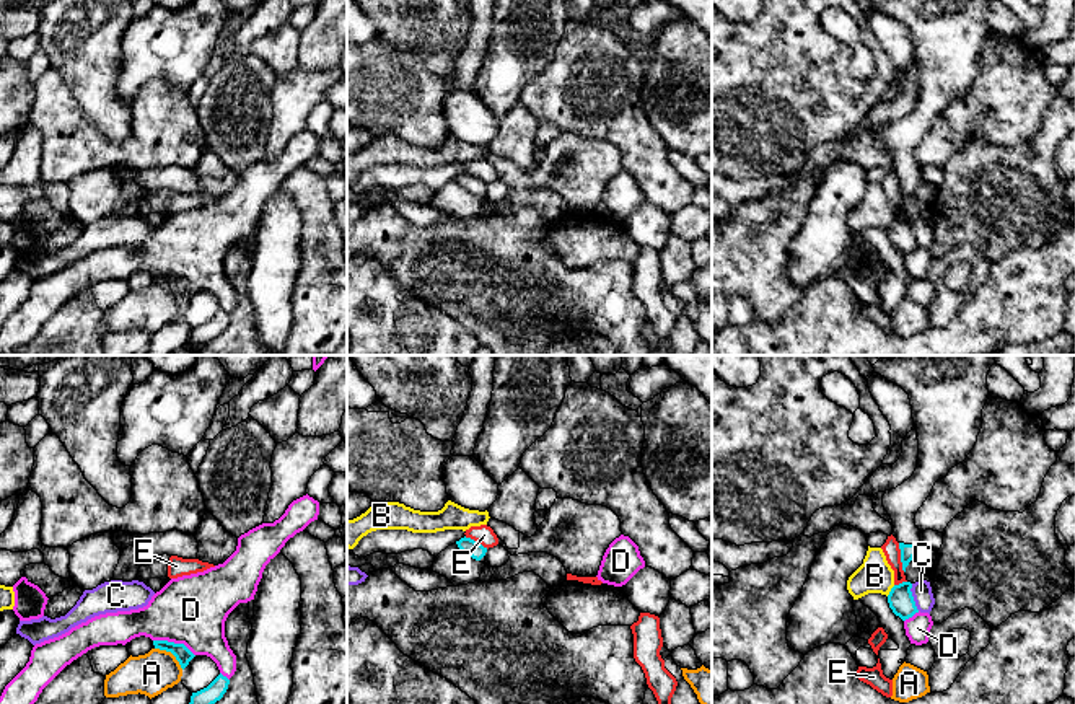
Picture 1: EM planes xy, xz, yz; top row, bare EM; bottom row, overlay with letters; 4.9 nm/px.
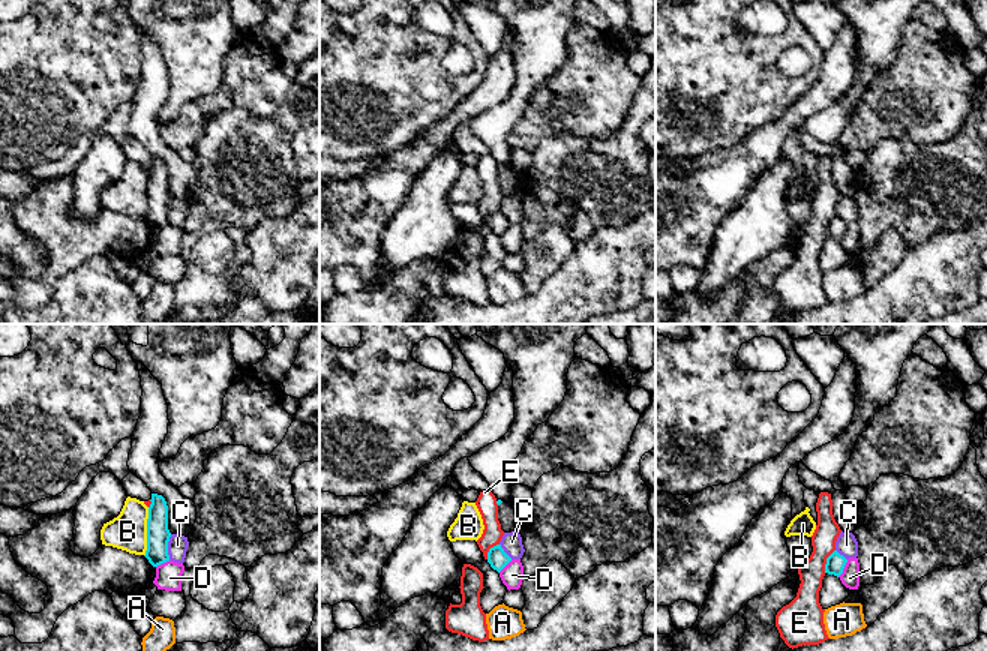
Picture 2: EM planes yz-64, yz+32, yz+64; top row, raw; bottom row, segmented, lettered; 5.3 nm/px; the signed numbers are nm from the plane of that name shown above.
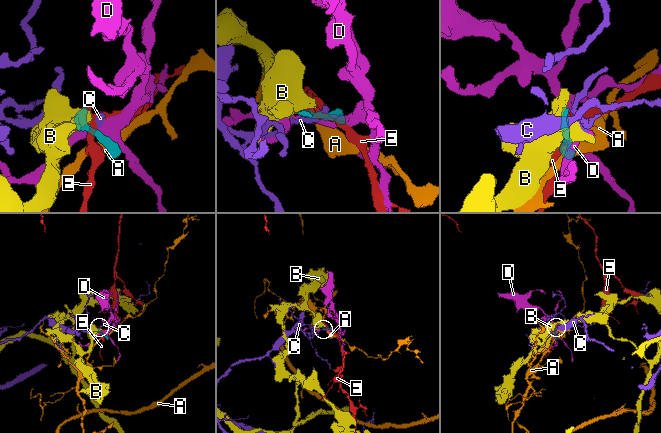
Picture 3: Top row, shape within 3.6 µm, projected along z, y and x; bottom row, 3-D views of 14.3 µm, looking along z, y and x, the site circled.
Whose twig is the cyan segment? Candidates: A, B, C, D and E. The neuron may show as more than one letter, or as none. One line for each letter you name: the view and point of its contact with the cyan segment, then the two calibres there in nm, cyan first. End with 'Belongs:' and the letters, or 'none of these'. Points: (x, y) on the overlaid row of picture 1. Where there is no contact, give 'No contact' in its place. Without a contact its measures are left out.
Belongs: none of these

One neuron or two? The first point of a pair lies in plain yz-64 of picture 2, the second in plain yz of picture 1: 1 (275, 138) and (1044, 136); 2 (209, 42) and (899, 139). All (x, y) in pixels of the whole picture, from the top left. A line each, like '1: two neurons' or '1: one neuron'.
1: one neuron
2: one neuron

